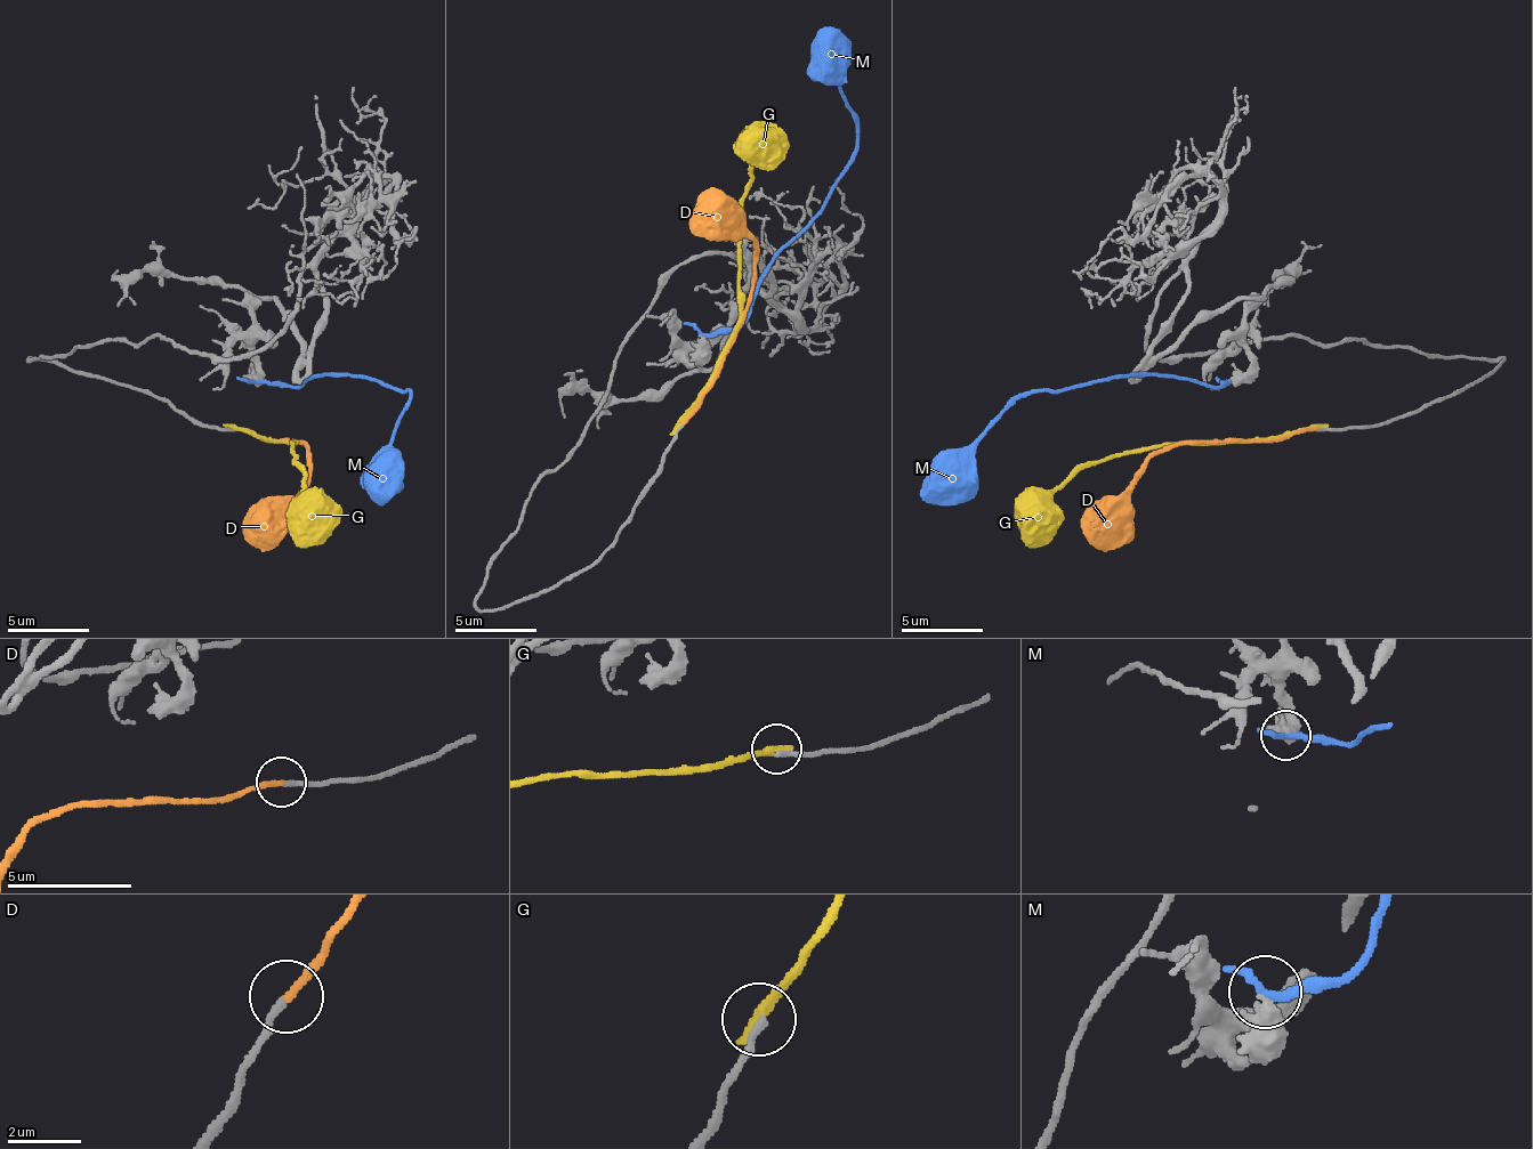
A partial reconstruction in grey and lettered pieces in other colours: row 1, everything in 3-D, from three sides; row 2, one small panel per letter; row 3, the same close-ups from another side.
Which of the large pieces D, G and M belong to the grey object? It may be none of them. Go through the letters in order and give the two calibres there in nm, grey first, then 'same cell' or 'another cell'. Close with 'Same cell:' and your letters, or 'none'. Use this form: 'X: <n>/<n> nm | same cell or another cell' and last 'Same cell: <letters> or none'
D: 190/240 nm | another cell
G: 220/320 nm | another cell
M: 550/240 nm | another cell
Same cell: none

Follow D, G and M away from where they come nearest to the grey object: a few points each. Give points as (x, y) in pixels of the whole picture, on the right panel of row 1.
D: (1314, 427), (1273, 439), (1162, 447), (1129, 493), (1129, 526), (1108, 542)
G: (1318, 427), (1216, 444), (1154, 444), (1088, 460), (1050, 496), (1047, 526), (1022, 542)
M: (1228, 381), (1211, 386), (1154, 373), (1100, 378), (1039, 390), (1014, 403), (1001, 414), (952, 488), (932, 506)

